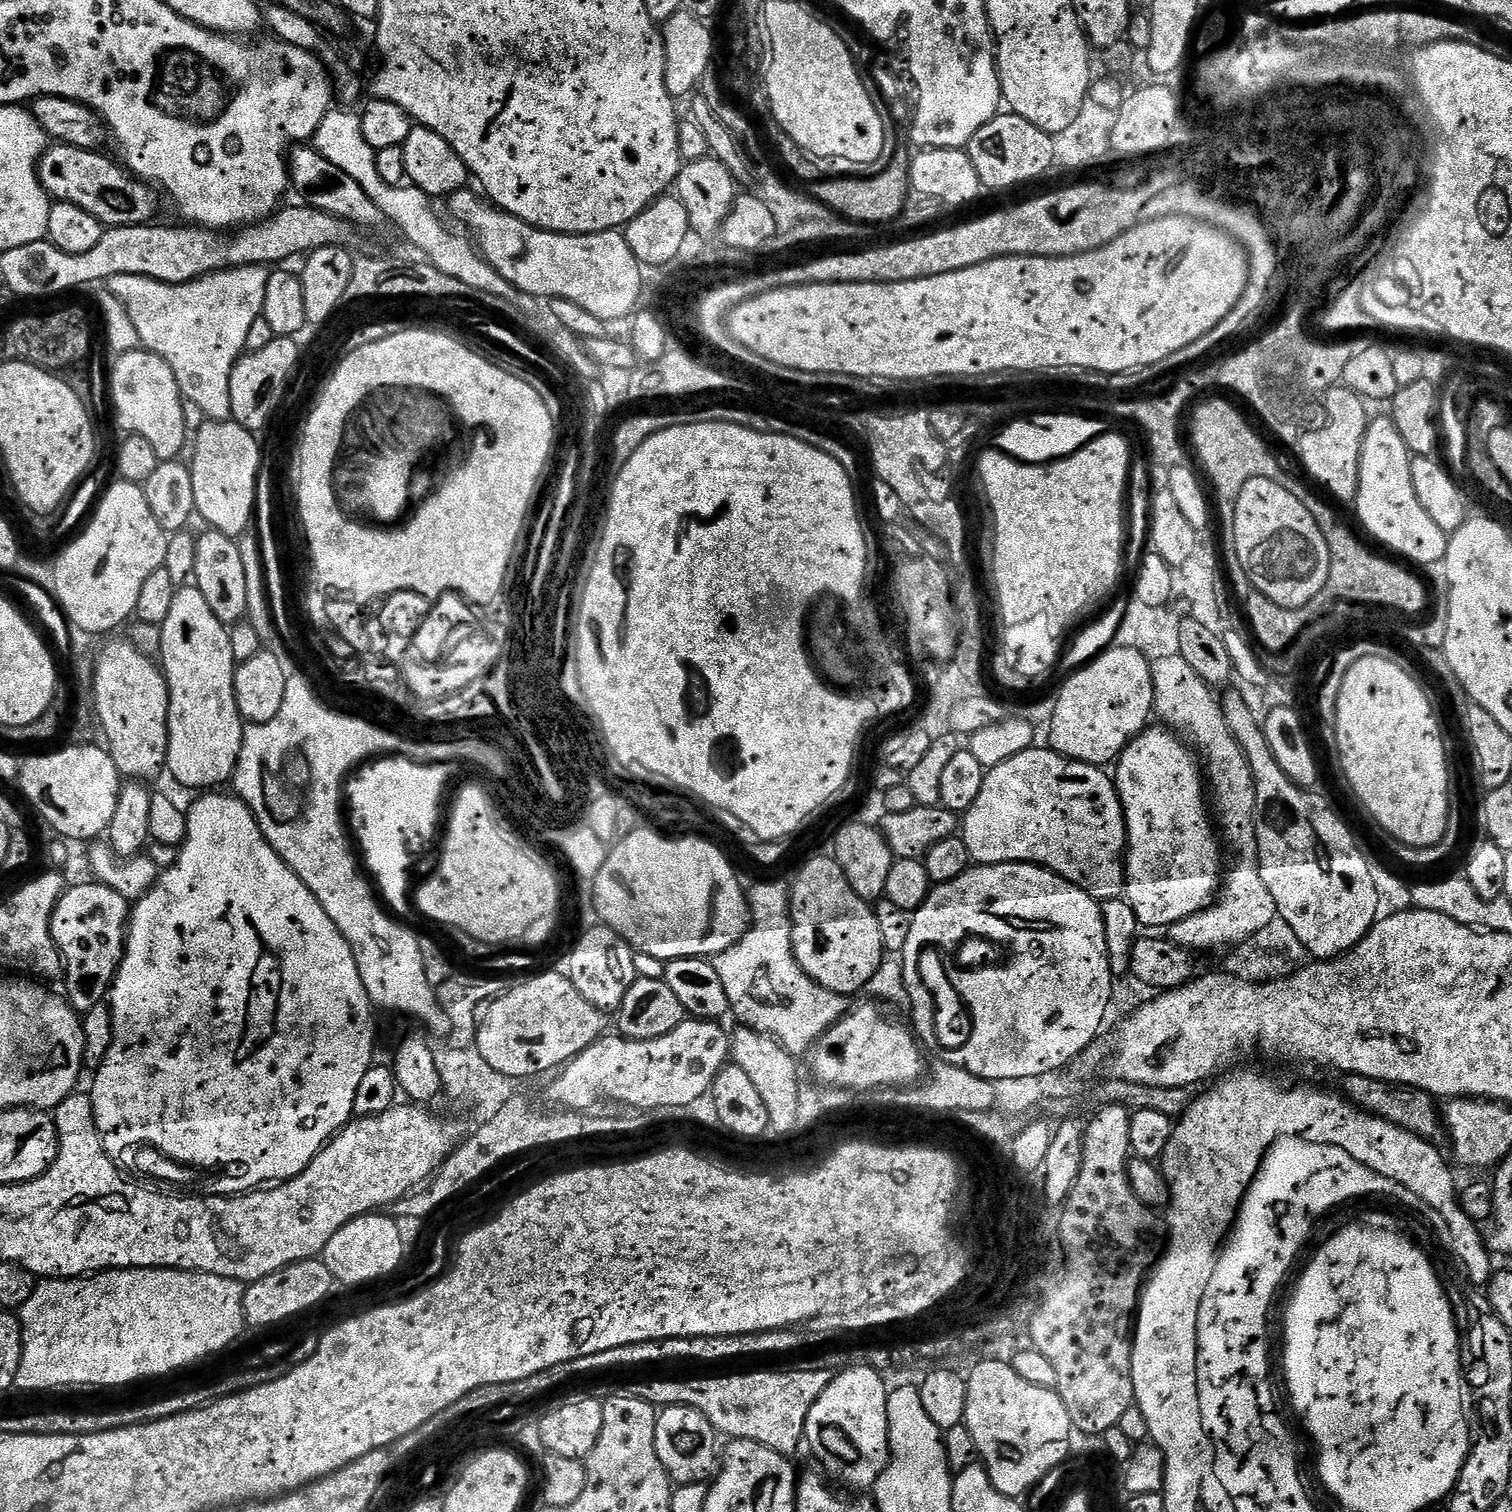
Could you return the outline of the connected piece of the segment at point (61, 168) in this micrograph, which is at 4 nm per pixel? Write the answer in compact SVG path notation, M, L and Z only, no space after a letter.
M53 143L40 158L40 185L48 191L53 201L78 206L86 210L86 214L94 214L100 224L109 228L151 225L157 219L157 193L139 176L133 176L115 159L112 161L102 153L73 144Z

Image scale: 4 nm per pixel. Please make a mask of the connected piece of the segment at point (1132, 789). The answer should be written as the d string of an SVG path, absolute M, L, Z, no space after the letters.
M1164 726L1159 727L1145 728L1120 751L1114 764L1114 783L1116 793L1120 795L1120 804L1124 807L1124 825L1128 828L1124 896L1137 915L1140 926L1168 930L1173 924L1182 922L1182 918L1190 918L1215 901L1222 887L1222 840L1210 815L1202 768L1193 749L1175 732Z

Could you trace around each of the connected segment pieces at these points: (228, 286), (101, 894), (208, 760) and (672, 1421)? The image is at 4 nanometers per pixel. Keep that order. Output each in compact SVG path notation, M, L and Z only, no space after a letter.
M265 265L235 266L182 284L116 275L106 282L106 288L123 302L141 345L170 366L183 399L202 408L207 419L226 420L232 414L230 374L245 352L251 327L263 315L269 274Z
M88 880L65 889L51 916L51 938L60 952L66 996L78 1013L86 1013L103 1003L124 957L130 902L105 884Z
M184 586L177 591L174 602L170 605L170 614L166 614L166 622L159 625L158 628L158 649L160 648L158 663L168 683L168 697L170 698L170 710L168 711L168 763L166 765L166 772L169 772L184 788L216 790L224 786L220 784L227 785L229 781L231 781L232 775L236 773L236 763L242 750L242 738L244 737L246 721L244 717L240 715L238 702L234 694L234 678L236 677L238 665L234 658L234 653L230 651L230 638L228 637L228 633L229 629L222 622L218 622L218 618L214 618L214 610L210 610L210 606L206 606L206 598L202 598L202 594L195 586Z
M670 1406L669 1408L659 1409L658 1426L654 1430L654 1450L658 1450L658 1462L662 1462L662 1466L665 1468L666 1471L668 1471L668 1477L670 1477L677 1485L698 1484L707 1481L709 1477L711 1477L713 1473L717 1471L718 1448L716 1452L716 1440L718 1441L718 1433L716 1429L710 1426L710 1422L708 1421L707 1418L705 1418L702 1414L698 1414L698 1410L694 1410L690 1406Z

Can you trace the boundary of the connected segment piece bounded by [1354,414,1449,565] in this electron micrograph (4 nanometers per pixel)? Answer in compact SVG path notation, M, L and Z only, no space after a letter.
M1384 414L1369 419L1368 429L1360 451L1358 466L1358 490L1354 507L1364 523L1364 528L1380 544L1393 548L1400 556L1416 564L1436 564L1443 561L1448 549L1449 533L1442 531L1438 522L1422 510L1418 494L1414 494L1412 481L1413 455L1408 451L1398 426L1394 426L1391 415Z

